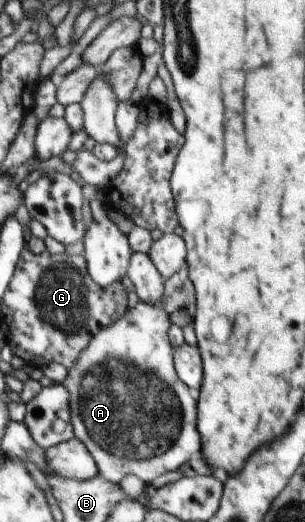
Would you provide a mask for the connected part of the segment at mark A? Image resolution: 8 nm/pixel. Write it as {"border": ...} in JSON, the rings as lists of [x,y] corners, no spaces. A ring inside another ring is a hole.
{"border":[[[139,300],[134,307],[126,308],[125,313],[117,322],[99,330],[98,333],[90,339],[89,345],[81,351],[77,362],[66,371],[66,376],[62,380],[61,385],[68,393],[70,424],[72,425],[74,437],[81,441],[87,448],[87,451],[93,456],[94,462],[97,464],[98,475],[104,480],[110,481],[112,484],[118,485],[119,481],[127,474],[133,474],[149,485],[150,481],[153,481],[158,475],[167,473],[167,471],[181,469],[181,465],[183,465],[193,453],[195,453],[196,458],[201,457],[199,451],[199,449],[201,449],[201,443],[199,443],[200,435],[197,435],[198,431],[195,431],[195,399],[189,395],[189,388],[185,387],[185,384],[178,378],[178,374],[174,370],[174,347],[170,343],[169,338],[171,324],[170,316],[167,315],[165,308],[159,305],[159,302],[150,304],[143,303]]]}

